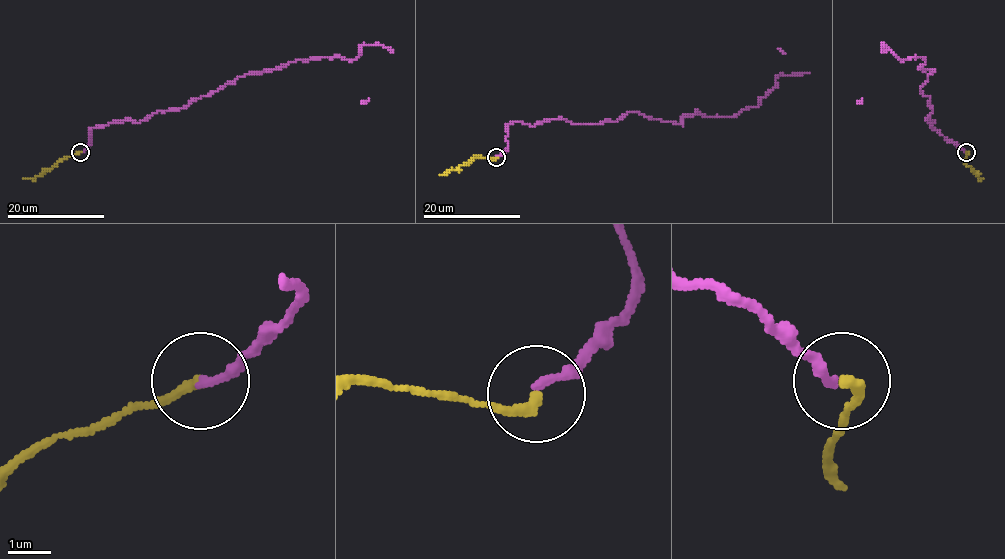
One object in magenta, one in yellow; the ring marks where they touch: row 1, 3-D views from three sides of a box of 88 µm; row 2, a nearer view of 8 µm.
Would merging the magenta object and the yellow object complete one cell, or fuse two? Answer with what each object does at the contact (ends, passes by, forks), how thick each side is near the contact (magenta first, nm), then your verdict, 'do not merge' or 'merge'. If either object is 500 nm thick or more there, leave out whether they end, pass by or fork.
magenta ends | yellow ends | 200/260 nm | merge

